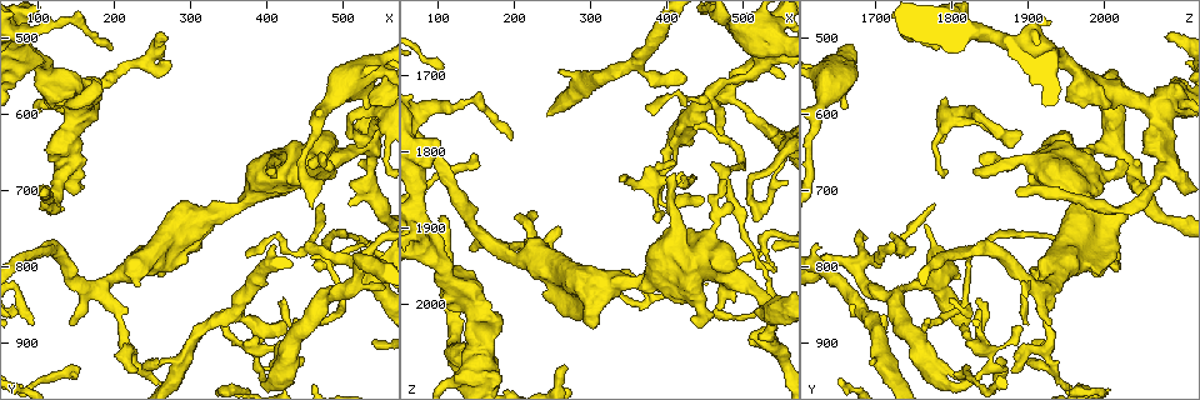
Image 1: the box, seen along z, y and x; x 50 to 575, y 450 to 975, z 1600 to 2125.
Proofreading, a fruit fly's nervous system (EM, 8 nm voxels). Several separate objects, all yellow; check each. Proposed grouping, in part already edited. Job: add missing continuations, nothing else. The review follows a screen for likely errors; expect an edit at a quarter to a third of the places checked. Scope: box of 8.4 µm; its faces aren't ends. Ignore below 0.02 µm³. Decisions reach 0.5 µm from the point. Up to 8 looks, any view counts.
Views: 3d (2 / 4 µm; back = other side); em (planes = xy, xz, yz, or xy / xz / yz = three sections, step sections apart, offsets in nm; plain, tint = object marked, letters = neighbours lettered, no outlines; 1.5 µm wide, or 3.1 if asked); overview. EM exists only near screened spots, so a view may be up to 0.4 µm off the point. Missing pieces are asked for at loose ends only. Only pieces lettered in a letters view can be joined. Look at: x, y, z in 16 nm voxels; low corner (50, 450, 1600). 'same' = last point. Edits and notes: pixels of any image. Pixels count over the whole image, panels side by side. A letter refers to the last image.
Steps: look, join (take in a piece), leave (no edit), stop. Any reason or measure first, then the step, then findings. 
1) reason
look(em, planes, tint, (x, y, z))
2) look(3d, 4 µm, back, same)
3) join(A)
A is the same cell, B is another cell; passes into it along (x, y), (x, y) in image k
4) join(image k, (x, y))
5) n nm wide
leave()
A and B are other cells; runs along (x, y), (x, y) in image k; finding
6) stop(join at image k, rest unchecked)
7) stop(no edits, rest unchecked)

free end
look(em, planes, letters, (180, 565, 2030))

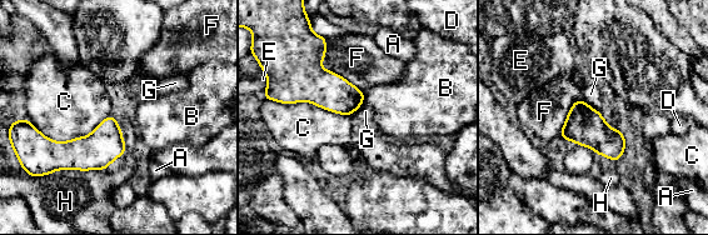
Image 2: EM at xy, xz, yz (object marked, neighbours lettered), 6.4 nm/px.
C touches over 500 nm
leave()
A, B, C, D, E, F, G and H are other cells; no lettered piece goes on from it

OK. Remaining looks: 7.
long arm stops here
look(em, planes, tint, (105, 705, 1880))

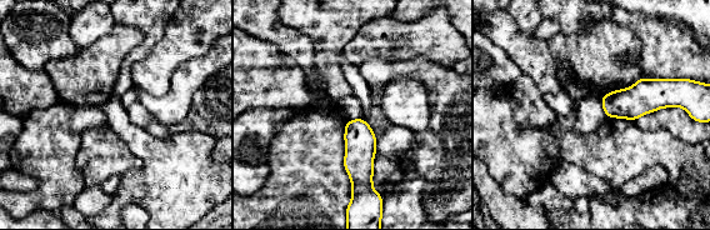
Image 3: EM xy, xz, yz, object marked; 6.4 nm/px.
see the neighbours
look(em, planes, letters, same)

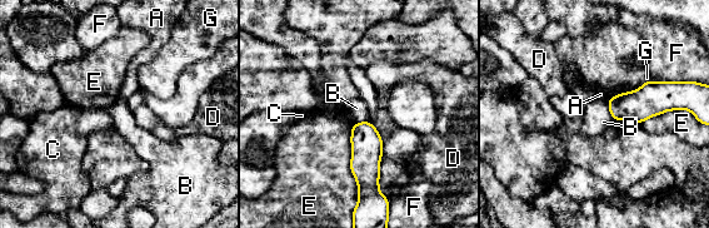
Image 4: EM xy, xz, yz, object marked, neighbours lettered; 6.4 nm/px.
E touches over 500 nm
leave()
A, B, C, D, E, F and G are other cells; no lettered piece goes on from it

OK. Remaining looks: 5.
look(em, planes, letters, (240, 810, 1995))

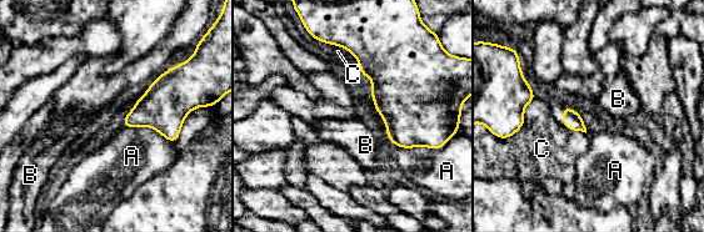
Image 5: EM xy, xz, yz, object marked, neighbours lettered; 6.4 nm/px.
leave()
A, B and C are other cells; border along (121, 126), (150, 126), (175, 142) in image 5; no lettered piece goes on from it

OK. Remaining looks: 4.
an open end
look(3d, 2 µm, (270, 500, 2085))

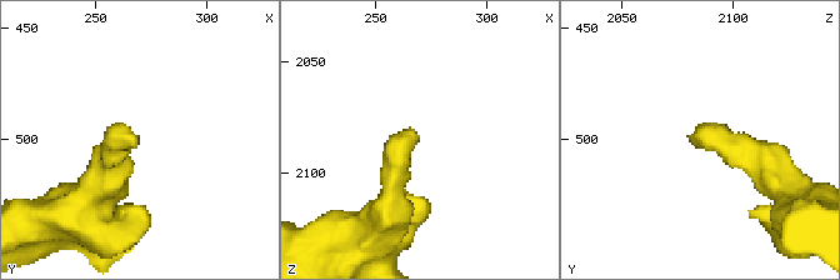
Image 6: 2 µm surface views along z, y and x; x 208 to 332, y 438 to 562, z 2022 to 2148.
now the EM
look(em, planes, plain, (268, 502, 2081))

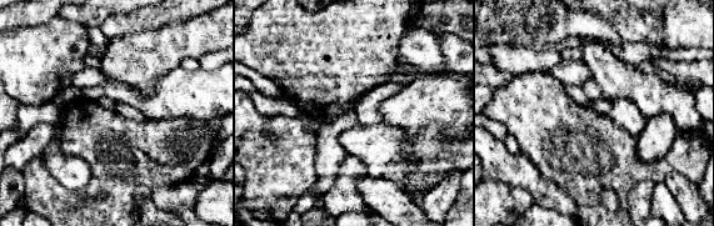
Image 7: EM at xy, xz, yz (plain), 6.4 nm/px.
look(em, planes, letters, same)

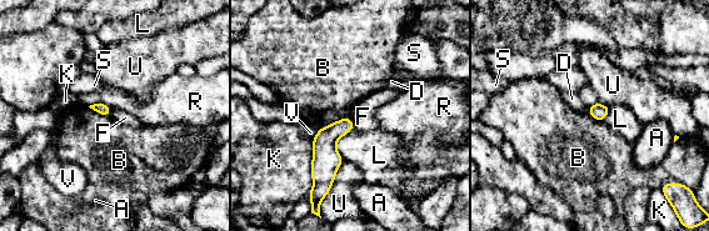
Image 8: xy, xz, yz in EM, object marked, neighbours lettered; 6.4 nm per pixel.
leave()
A, B, D, F, K, L, R, S, U and V are other cells; border along (350, 116), (344, 116), (318, 130) in image 8; no lettered piece goes on from it

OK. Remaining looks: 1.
stop(no edits, rest unchecked)

